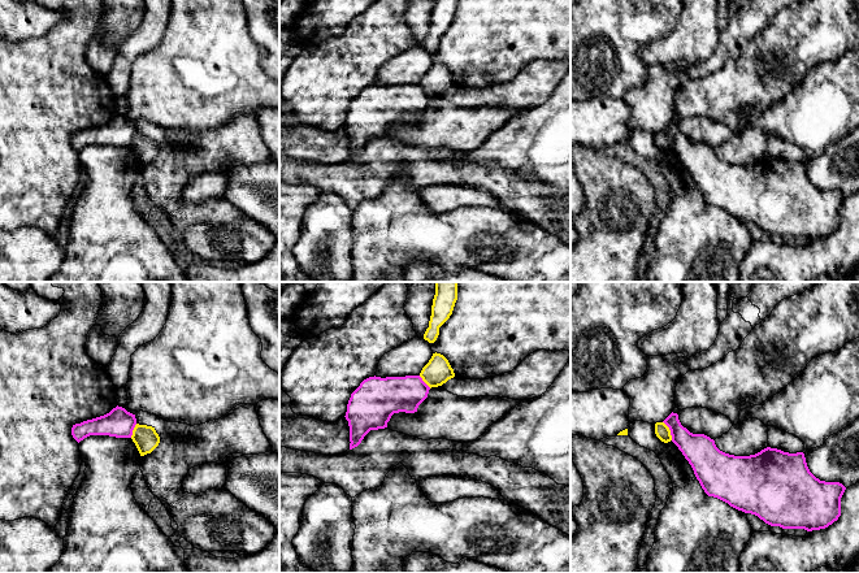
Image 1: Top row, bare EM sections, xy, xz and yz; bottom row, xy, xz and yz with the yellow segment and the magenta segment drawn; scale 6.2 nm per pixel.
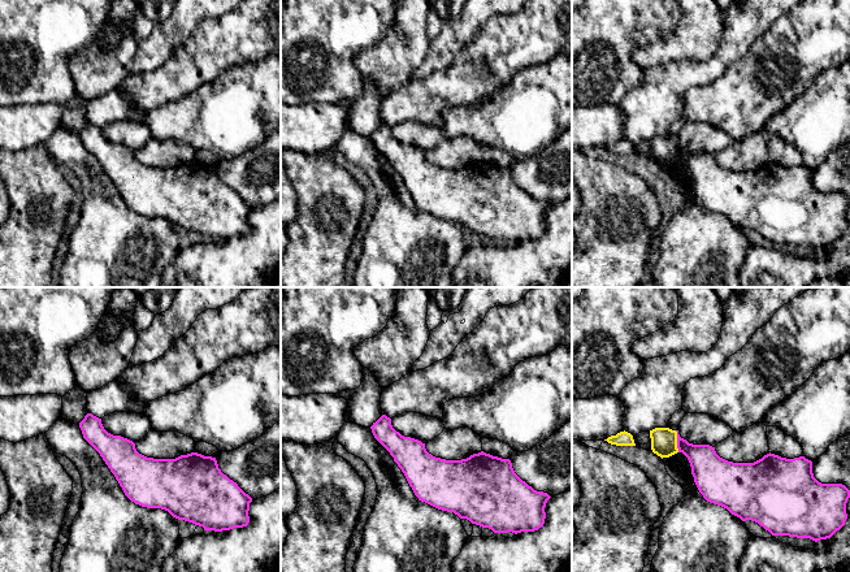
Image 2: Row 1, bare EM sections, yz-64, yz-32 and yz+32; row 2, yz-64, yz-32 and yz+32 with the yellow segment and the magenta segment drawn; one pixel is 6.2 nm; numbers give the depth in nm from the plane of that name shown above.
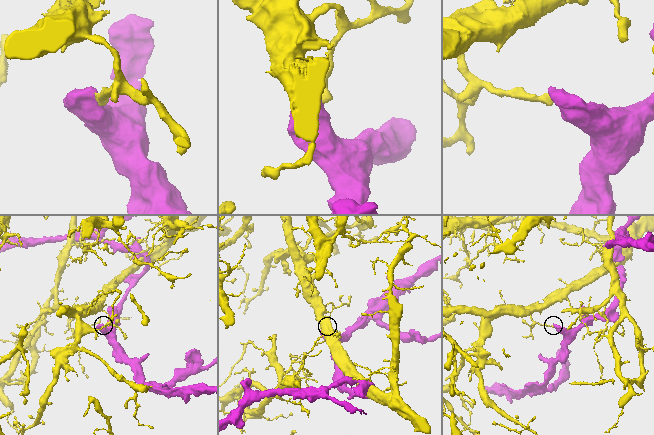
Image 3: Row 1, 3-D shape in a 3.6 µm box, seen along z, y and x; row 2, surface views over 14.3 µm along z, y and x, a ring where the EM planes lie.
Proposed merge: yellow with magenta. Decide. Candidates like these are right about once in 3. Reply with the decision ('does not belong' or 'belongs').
does not belong

